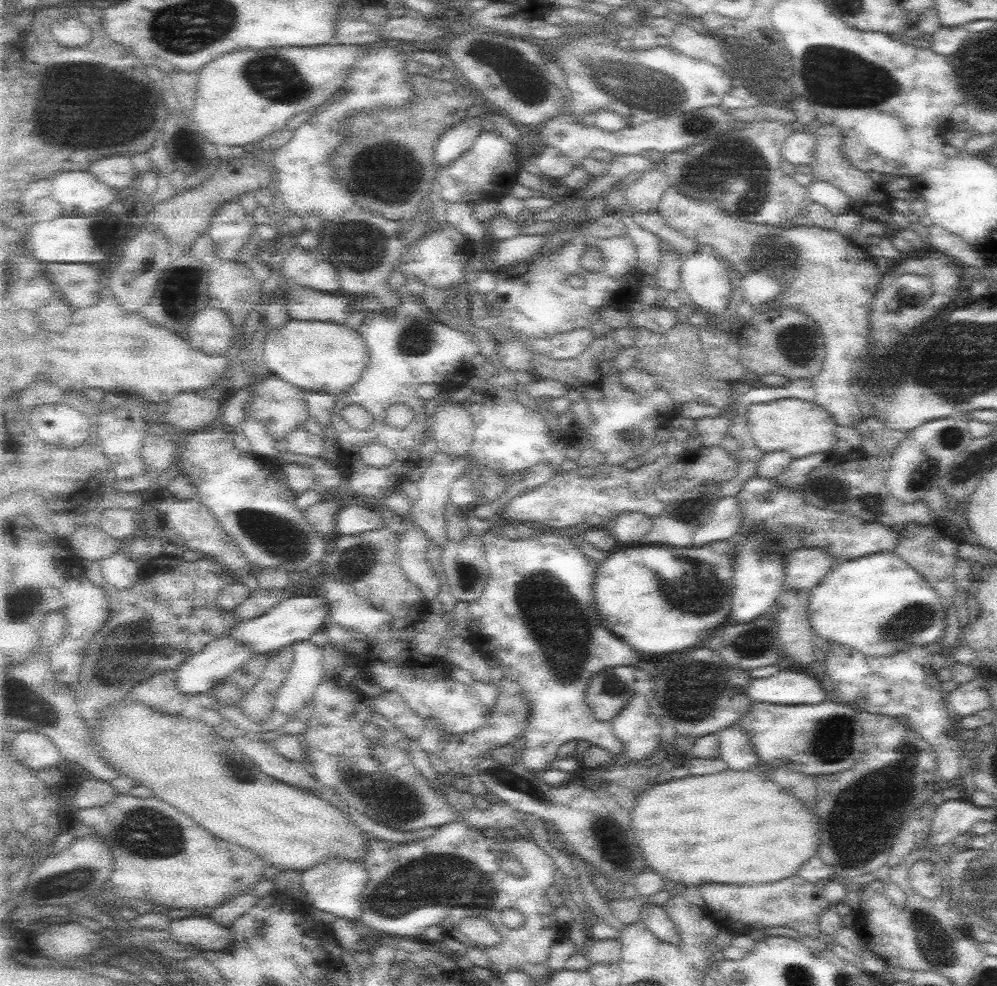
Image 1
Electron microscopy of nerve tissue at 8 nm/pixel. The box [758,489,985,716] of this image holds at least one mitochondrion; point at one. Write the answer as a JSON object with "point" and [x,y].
{"point":[909,620]}

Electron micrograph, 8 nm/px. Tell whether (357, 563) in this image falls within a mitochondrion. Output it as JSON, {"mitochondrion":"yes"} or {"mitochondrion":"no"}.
{"mitochondrion":"yes"}

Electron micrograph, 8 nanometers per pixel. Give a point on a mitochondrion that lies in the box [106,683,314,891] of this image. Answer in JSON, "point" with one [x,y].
{"point":[151,833]}

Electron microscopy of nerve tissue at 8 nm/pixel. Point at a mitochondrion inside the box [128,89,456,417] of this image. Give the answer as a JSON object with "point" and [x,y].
{"point":[379,173]}

